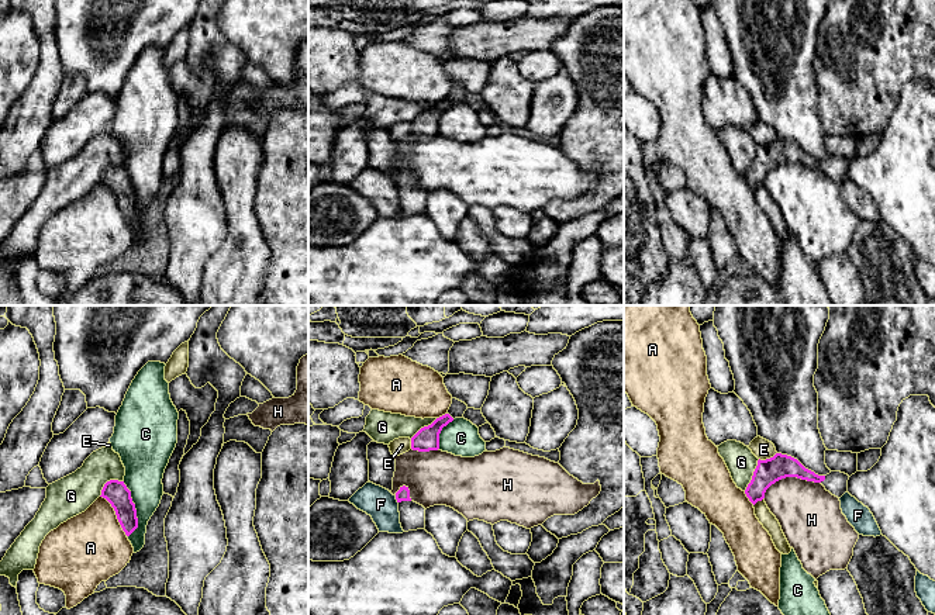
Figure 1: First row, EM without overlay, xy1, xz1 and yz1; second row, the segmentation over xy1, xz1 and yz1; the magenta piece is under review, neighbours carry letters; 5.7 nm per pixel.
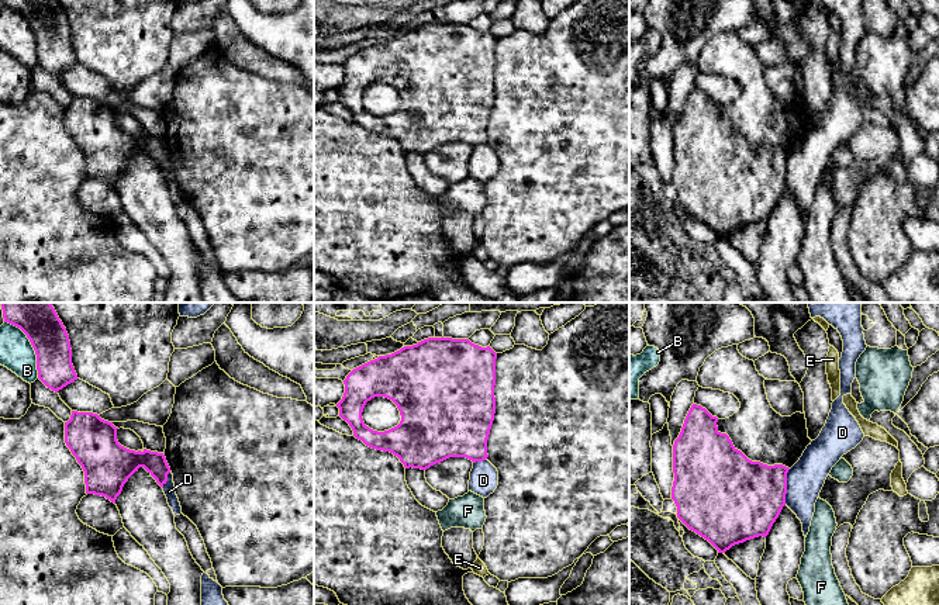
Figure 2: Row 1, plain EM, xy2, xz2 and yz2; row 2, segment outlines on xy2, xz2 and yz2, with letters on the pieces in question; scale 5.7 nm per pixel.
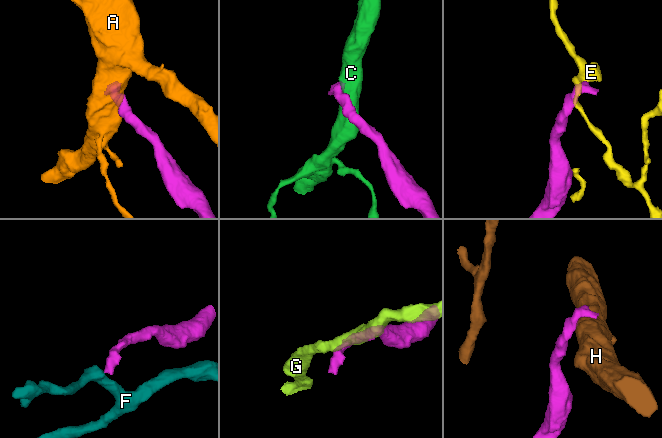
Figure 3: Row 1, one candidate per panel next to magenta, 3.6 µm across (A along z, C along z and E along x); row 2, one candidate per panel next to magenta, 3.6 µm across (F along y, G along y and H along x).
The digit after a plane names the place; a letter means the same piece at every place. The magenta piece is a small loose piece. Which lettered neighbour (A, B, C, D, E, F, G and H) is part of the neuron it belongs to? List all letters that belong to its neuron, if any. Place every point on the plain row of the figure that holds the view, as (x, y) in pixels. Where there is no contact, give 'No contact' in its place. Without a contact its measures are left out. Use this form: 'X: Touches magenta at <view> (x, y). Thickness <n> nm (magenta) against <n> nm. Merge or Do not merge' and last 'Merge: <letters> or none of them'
A: Touches magenta at xy1 (116, 199). Thickness 140 nm (magenta) against 400 nm. Do not merge
B: Touches magenta at xy2 (33, 31). Thickness 220 nm (magenta) against 190 nm. Do not merge
C: Touches magenta at xy1 (134, 193). Thickness 140 nm (magenta) against 220 nm. Do not merge
D: Touches magenta at yz2 (786, 172). Thickness 440 nm (magenta) against 220 nm. Do not merge
E: Touches magenta at yz1 (768, 144). Thickness 150 nm (magenta) against 120 nm. Do not merge
F: Touches magenta at xz1 (396, 183). Thickness 80 nm (magenta) against 180 nm. Do not merge
G: Touches magenta at yz1 (754, 159). Thickness 150 nm (magenta) against 170 nm. Do not merge
H: Touches magenta at yz1 (789, 161). Thickness 150 nm (magenta) against 340 nm. Do not merge
Merge: none of them

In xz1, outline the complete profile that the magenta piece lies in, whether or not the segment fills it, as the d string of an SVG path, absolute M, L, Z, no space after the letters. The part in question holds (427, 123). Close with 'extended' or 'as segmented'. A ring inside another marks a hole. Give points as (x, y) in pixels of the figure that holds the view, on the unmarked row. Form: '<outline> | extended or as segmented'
M445 99L437 103L431 110L421 113L411 122L411 134L418 137L429 137L439 134L439 118L444 111L452 107L453 103L449 99Z | as segmented

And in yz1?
M776 138L770 144L758 145L758 151L753 156L751 167L745 175L745 179L755 190L758 186L765 183L766 175L772 169L786 162L797 162L807 166L821 167L827 176L838 183L848 177L848 159L831 156L827 160L818 160L805 153L797 144Z | extended

